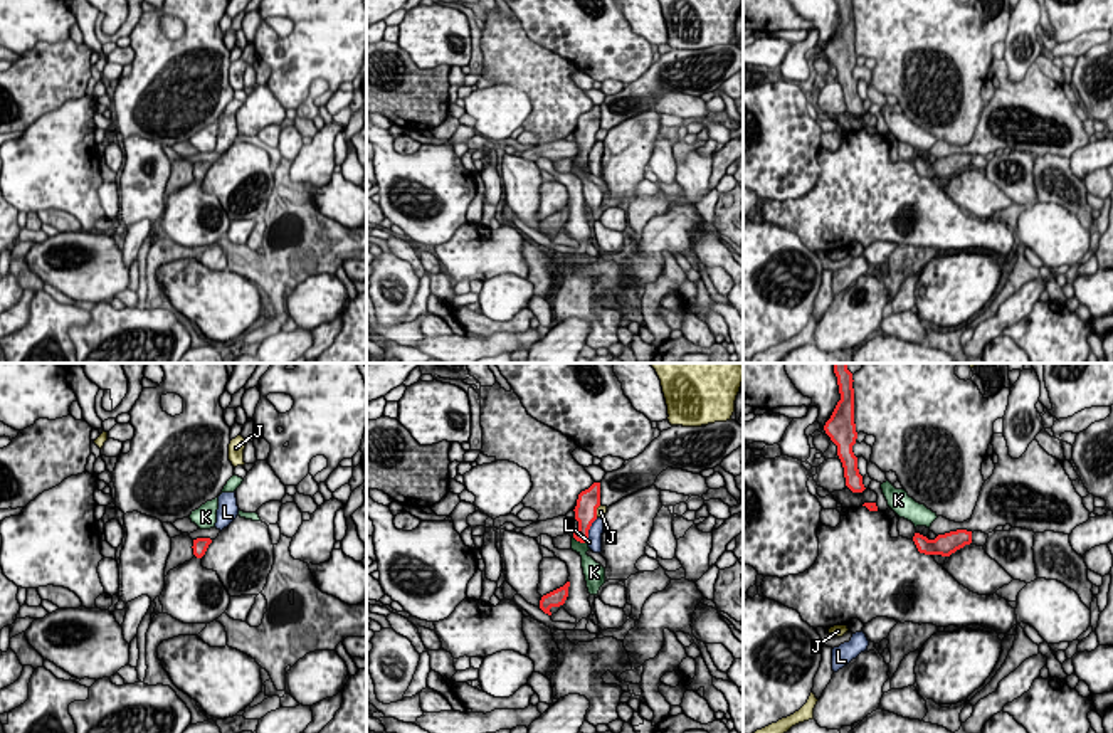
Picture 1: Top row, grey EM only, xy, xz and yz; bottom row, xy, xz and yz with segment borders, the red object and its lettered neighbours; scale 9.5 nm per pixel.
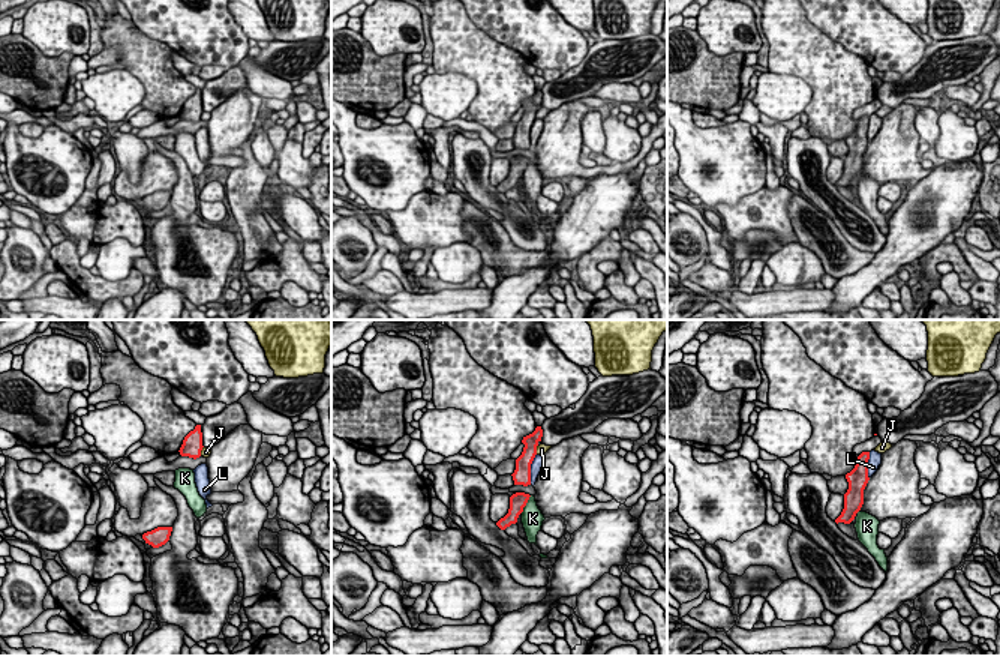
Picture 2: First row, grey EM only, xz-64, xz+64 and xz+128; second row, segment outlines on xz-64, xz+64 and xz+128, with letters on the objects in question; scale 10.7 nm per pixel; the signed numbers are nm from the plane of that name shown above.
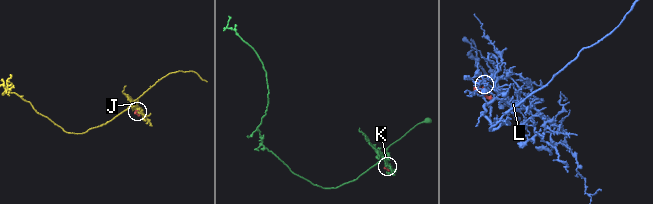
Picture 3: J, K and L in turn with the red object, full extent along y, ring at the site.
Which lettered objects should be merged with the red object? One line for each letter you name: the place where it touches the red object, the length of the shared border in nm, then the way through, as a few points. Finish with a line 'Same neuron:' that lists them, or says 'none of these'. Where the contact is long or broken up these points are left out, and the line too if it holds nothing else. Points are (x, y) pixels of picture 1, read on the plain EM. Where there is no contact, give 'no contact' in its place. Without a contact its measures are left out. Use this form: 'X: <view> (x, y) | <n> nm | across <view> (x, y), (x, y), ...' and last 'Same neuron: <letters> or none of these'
Same neuron: none of these

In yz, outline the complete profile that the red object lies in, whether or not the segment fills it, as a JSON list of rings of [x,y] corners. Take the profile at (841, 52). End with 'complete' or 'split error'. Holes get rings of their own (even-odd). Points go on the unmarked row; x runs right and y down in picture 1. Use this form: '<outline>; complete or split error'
[[[837,0],[841,24],[837,25],[831,42],[826,45],[824,54],[837,69],[837,79],[844,91],[846,109],[852,116],[862,116],[866,111],[857,92],[857,81],[852,76],[852,69],[857,62],[852,5],[852,0]]]; complete

